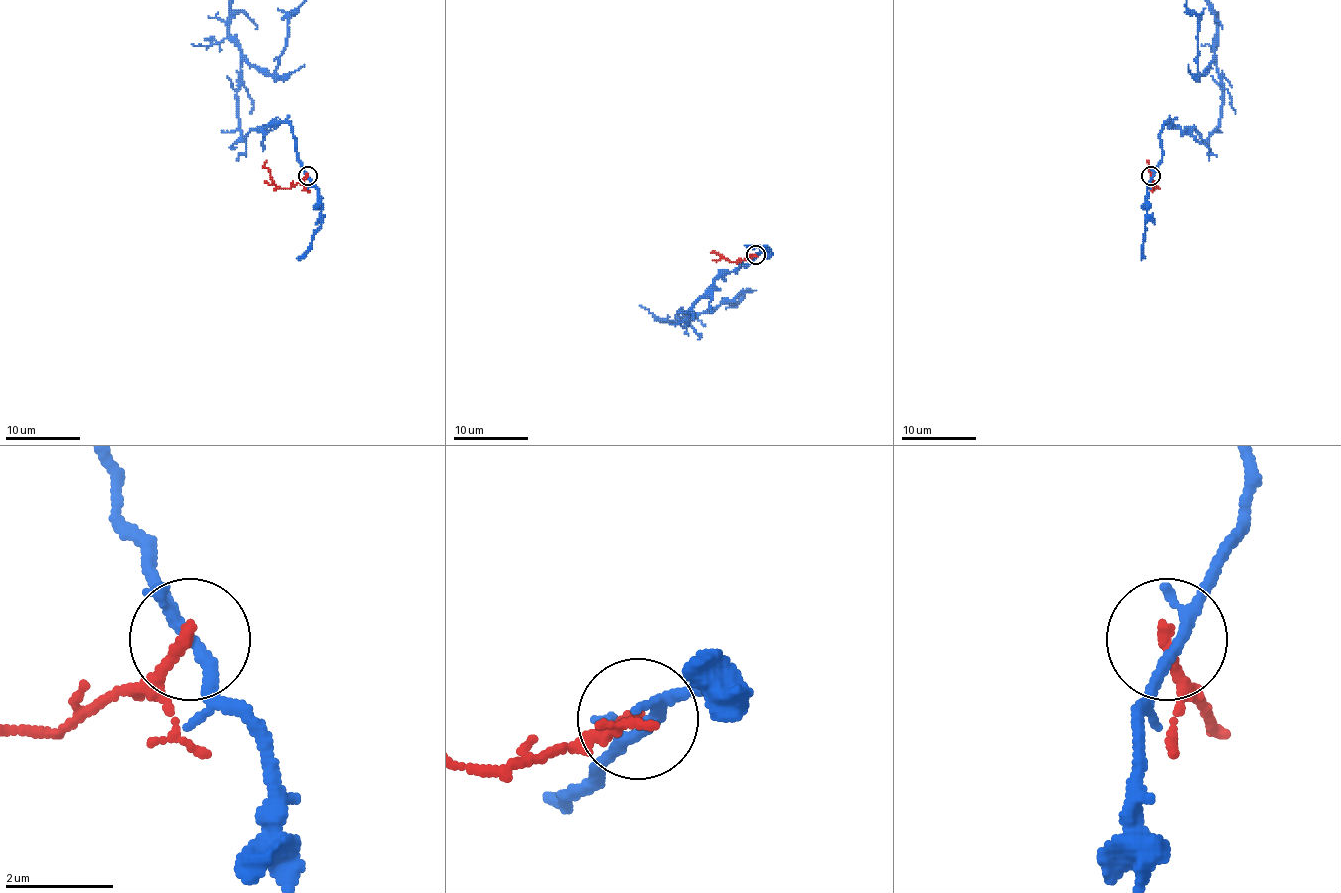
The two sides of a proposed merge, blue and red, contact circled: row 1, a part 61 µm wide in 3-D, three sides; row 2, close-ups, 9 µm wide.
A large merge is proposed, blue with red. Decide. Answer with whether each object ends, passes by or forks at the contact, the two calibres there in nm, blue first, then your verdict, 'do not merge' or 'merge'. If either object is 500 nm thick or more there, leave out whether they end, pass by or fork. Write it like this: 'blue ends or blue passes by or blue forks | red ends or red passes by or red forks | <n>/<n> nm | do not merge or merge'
blue forks | red ends | 180/240 nm | do not merge

